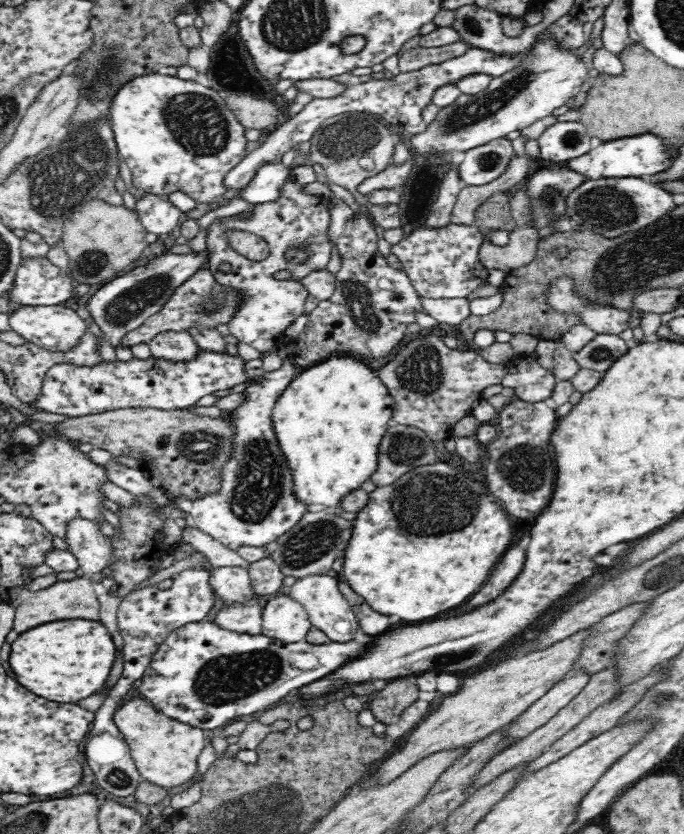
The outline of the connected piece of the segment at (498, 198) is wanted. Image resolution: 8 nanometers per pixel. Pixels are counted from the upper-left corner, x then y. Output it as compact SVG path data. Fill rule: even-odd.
M496 193L476 208L475 225L482 231L485 238L492 229L502 229L508 232L513 229L510 199L506 193Z

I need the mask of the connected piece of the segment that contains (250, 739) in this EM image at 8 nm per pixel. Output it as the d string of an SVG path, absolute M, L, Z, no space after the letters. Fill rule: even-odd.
M258 720L248 722L244 732L240 734L238 742L229 744L227 750L220 756L229 757L236 755L240 750L255 750L269 733L285 731L289 729L291 722L288 720L276 720L274 724L262 724Z

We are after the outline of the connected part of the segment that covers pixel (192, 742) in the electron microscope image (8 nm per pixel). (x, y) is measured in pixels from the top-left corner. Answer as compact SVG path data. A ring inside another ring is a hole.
M144 698L123 702L114 712L114 722L128 743L130 754L142 778L164 788L190 782L198 770L198 756L206 746L200 728L164 716Z

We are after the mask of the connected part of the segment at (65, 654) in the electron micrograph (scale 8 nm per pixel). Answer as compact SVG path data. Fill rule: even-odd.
M55 620L20 634L12 644L10 666L16 672L16 680L35 695L77 704L104 686L116 652L111 634L99 620Z

